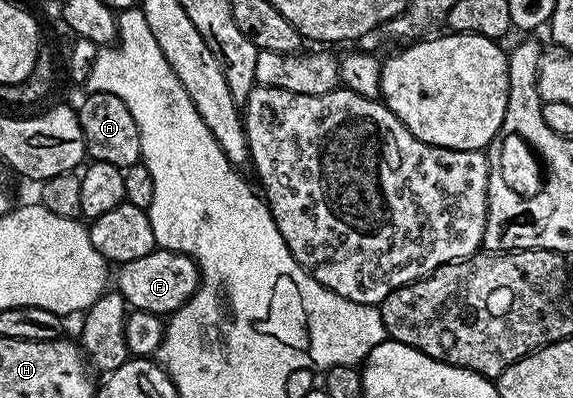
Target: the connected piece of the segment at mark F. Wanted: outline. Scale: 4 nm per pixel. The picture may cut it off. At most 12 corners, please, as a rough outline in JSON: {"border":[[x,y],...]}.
{"border":[[156,248],[118,267],[131,310],[182,311],[201,286],[187,254]]}

